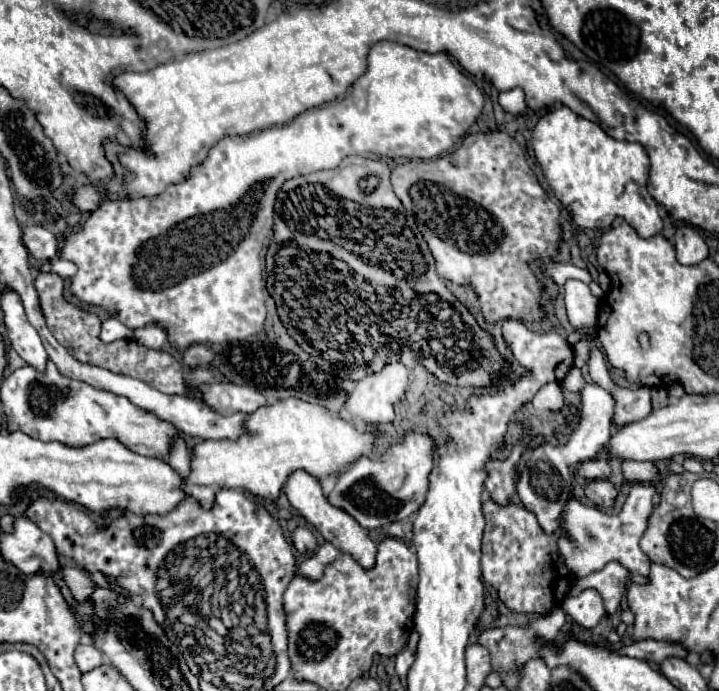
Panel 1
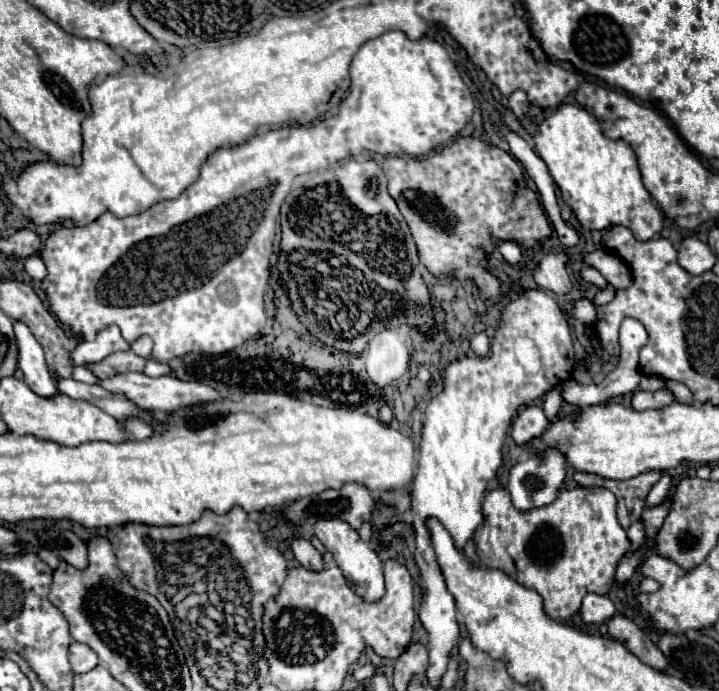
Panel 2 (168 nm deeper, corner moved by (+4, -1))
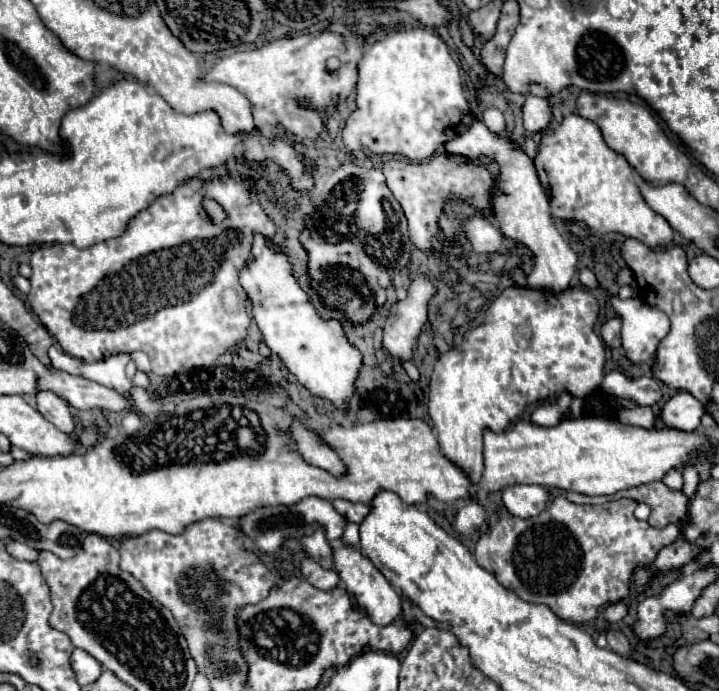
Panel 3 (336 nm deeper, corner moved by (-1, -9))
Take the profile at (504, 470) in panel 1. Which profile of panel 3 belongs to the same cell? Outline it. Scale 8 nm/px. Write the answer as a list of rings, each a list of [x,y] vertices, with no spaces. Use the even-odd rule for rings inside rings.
[[[563,391],[553,403],[547,403],[547,405],[539,405],[533,415],[531,415],[531,421],[537,423],[537,425],[543,425],[543,427],[553,427],[557,425],[561,419],[567,417],[569,413],[569,407],[571,407],[571,401],[573,401],[573,395]]]

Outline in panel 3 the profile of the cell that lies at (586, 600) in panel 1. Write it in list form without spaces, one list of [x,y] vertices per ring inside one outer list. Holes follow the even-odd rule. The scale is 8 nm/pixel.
[[[613,603],[613,605],[609,605],[607,609],[605,609],[605,619],[609,621],[609,623],[617,623],[617,621],[621,621],[625,615],[627,615],[627,611],[629,611],[629,605],[627,603]]]

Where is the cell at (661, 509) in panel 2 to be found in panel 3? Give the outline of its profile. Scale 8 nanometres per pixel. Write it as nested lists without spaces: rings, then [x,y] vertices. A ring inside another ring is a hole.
[[[685,465],[683,469],[681,469],[681,473],[683,473],[683,479],[685,479],[685,485],[683,485],[683,491],[685,491],[685,495],[687,497],[693,497],[693,493],[695,493],[695,489],[697,489],[697,485],[699,485],[699,473],[697,473],[697,469],[695,469],[695,465]]]

